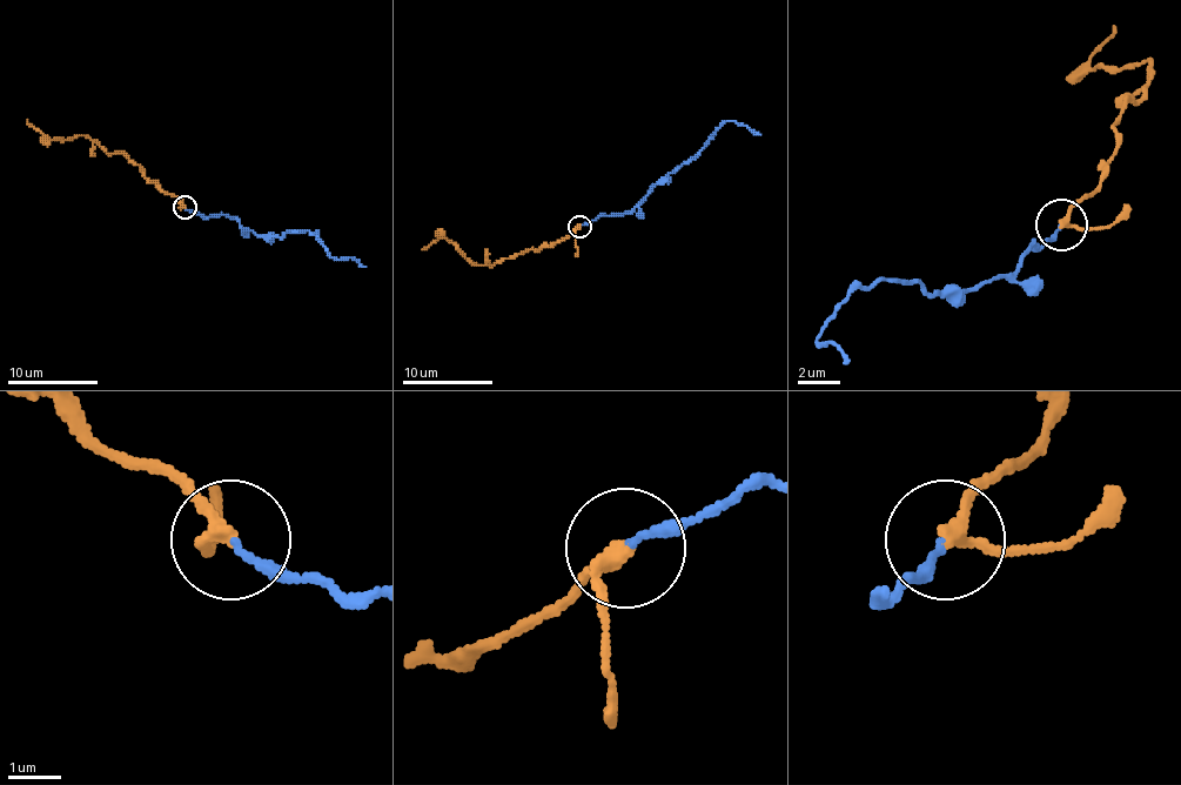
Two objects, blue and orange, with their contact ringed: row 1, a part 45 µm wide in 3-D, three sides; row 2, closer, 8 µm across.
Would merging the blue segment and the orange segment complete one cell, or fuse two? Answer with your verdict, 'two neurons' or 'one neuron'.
one neuron

